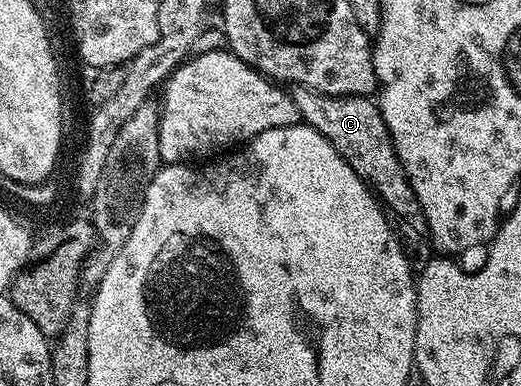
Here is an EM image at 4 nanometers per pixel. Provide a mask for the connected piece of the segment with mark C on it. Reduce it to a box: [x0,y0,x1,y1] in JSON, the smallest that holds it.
[292,85,432,271]

